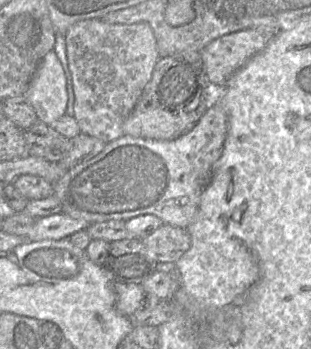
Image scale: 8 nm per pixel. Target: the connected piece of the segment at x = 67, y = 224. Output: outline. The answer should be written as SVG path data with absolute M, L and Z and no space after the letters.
M59 213L36 219L35 224L26 235L27 241L60 240L86 229L90 225L83 219L75 219Z

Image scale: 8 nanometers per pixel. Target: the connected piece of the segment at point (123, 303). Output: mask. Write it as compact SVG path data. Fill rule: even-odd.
M115 281L114 289L116 309L127 317L137 311L152 308L161 300L156 295L147 292L141 284Z

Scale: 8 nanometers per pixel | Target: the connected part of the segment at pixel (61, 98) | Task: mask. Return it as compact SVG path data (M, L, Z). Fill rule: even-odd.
M51 50L40 62L25 92L38 120L50 125L66 114L66 83L63 67Z

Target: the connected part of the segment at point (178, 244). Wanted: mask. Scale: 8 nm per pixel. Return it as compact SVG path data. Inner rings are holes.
M164 223L142 242L154 261L175 263L190 248L191 237L186 229Z

